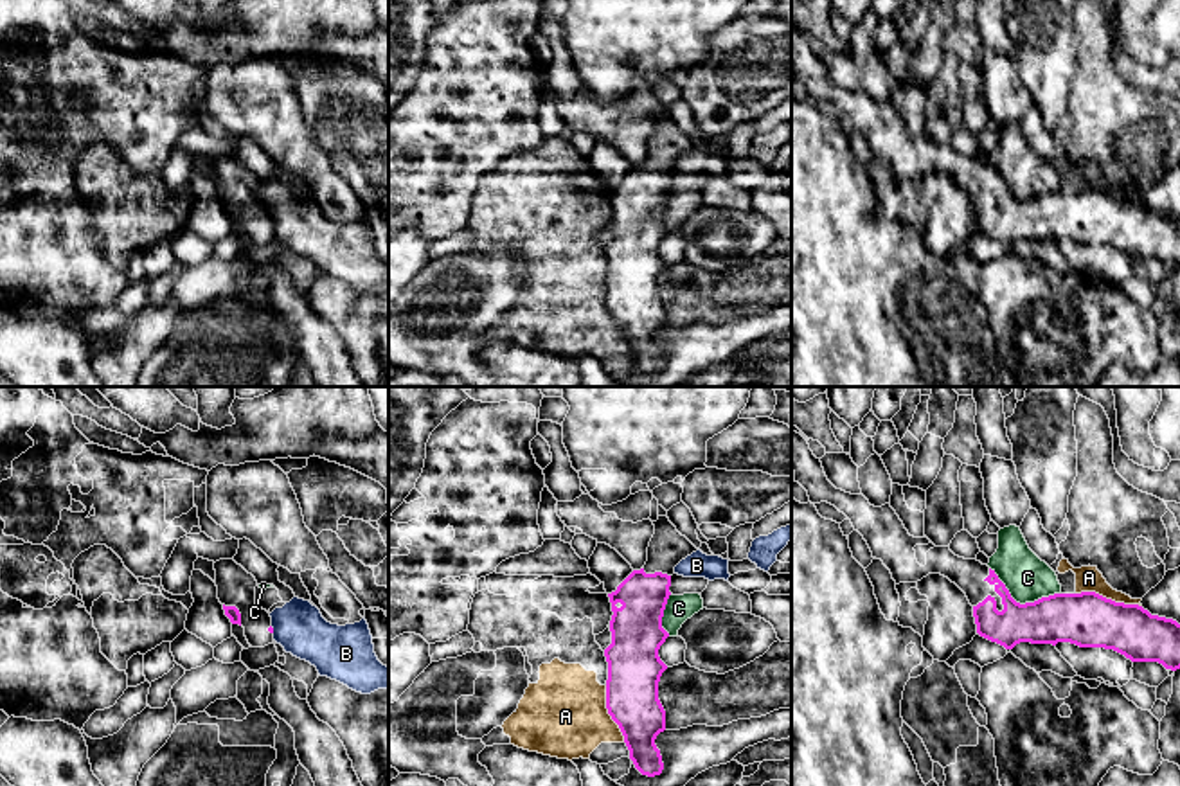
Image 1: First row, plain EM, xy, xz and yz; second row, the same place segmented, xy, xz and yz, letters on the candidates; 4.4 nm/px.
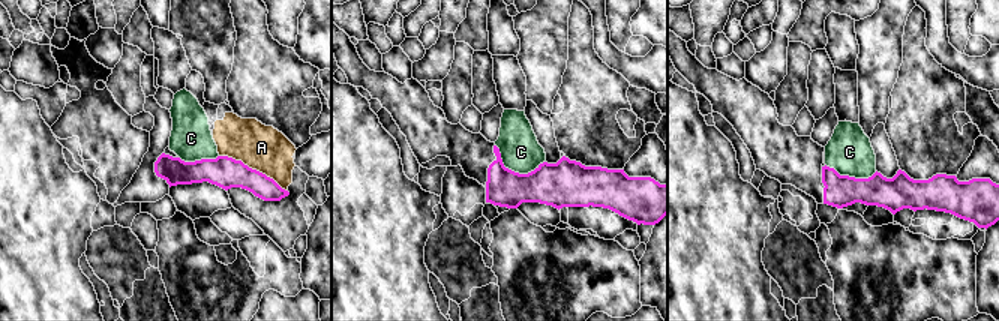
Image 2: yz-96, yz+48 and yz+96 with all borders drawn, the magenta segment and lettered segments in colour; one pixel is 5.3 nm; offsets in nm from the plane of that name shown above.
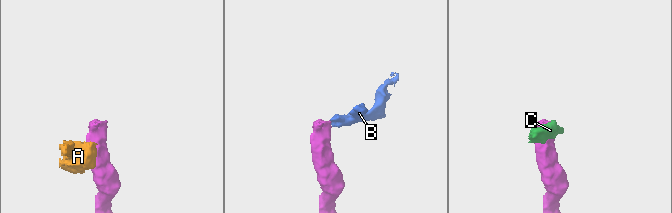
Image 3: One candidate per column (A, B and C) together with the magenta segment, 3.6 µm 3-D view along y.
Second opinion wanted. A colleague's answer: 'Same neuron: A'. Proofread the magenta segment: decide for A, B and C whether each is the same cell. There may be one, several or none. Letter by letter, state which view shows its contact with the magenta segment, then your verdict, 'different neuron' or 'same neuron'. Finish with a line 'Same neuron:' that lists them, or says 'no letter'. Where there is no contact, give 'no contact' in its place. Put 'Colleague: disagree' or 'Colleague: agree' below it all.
A: yz | different neuron
B: xy | different neuron
C: yz | different neuron
Same neuron: no letter
Colleague: disagree

